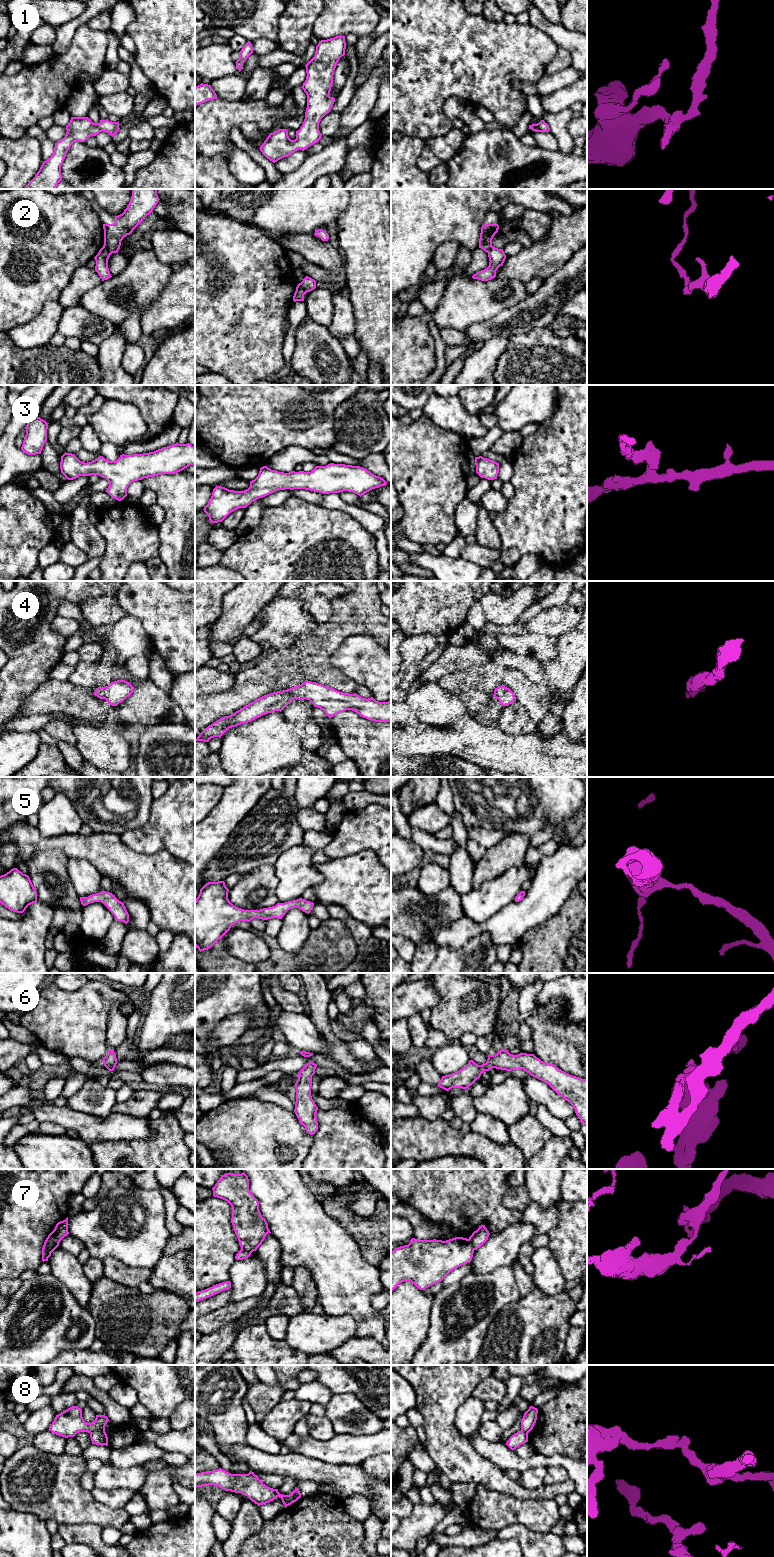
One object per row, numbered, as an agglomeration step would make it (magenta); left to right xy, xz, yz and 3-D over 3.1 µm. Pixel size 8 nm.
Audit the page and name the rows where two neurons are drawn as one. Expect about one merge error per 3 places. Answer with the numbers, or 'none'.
2, 7, 8

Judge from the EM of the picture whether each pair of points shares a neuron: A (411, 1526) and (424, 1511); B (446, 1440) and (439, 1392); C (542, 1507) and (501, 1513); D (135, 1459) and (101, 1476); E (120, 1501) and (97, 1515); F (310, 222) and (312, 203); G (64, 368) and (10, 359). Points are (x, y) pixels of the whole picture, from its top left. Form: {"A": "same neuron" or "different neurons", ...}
{"A": "same neuron", "B": "same neuron", "C": "same neuron", "D": "different neurons", "E": "different neurons", "F": "same neuron", "G": "same neuron"}

